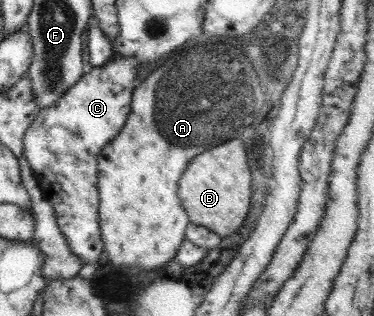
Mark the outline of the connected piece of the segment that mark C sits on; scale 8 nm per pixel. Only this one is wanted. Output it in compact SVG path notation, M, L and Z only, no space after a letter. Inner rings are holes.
M116 53L106 65L94 67L91 72L82 74L82 78L70 86L62 98L56 100L56 103L42 108L36 120L32 121L24 136L24 155L36 174L40 186L42 186L44 196L48 201L52 202L54 212L58 217L58 226L62 230L62 234L66 236L70 248L74 254L82 258L84 265L99 261L104 255L103 239L99 226L99 195L98 195L98 169L97 159L104 146L108 145L114 139L115 135L120 133L124 122L126 122L130 111L132 101L132 92L138 77L140 65L136 62L136 58L126 57ZM100 73L108 75L108 79L100 79ZM66 127L74 133L74 137L68 137L70 141L66 141L66 137L60 137L58 133L54 135L56 129Z

